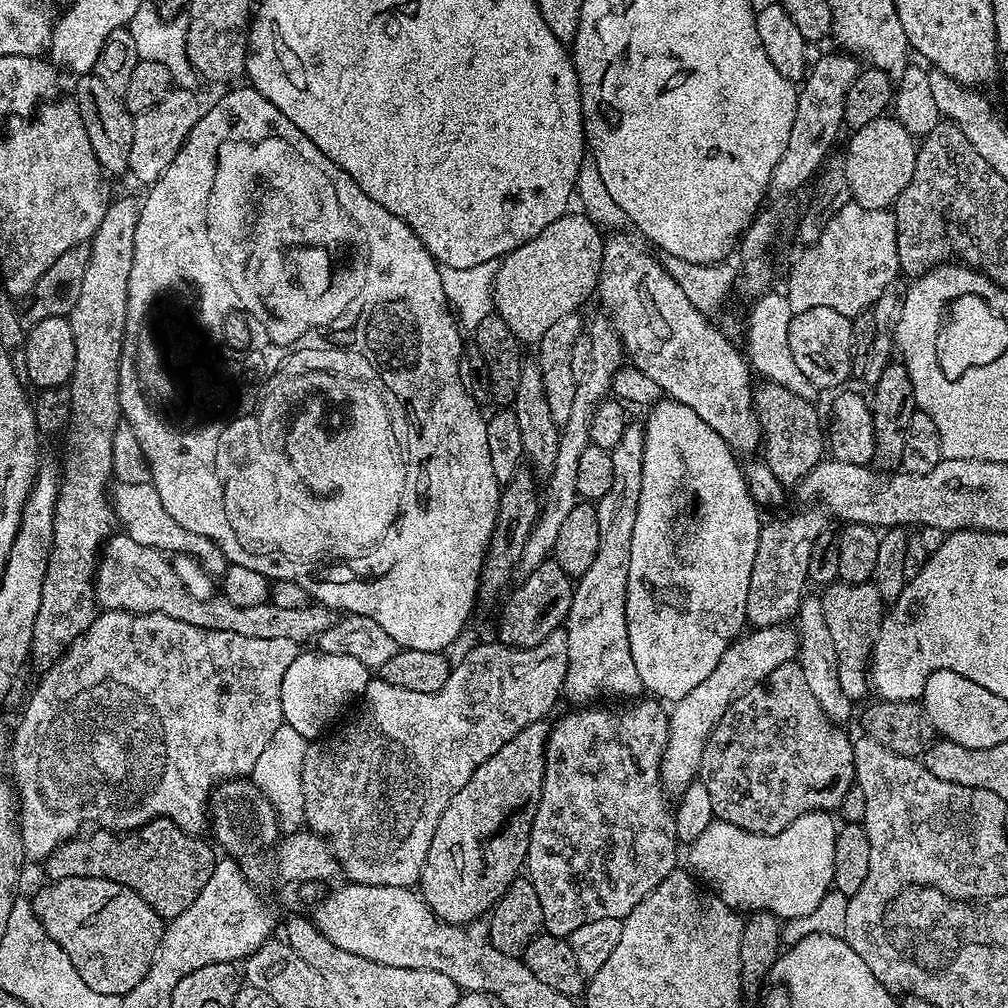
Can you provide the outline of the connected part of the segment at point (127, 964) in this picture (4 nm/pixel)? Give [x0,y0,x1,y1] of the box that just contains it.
[31,878,164,998]

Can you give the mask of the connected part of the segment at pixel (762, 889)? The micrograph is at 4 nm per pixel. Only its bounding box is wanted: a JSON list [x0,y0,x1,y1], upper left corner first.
[687,811,838,922]

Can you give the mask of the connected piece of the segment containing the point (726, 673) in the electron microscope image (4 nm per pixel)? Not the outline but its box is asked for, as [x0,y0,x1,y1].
[660,623,800,793]

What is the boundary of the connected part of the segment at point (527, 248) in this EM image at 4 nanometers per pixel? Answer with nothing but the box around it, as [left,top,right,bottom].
[492,215,605,345]

